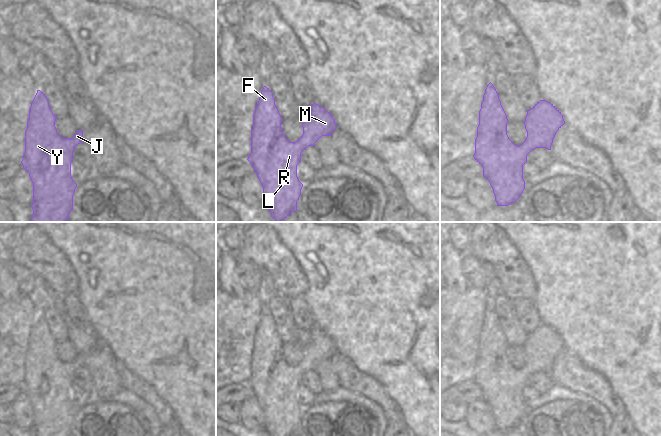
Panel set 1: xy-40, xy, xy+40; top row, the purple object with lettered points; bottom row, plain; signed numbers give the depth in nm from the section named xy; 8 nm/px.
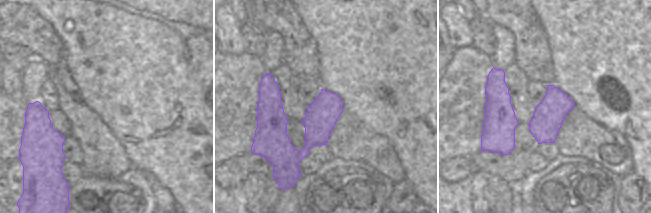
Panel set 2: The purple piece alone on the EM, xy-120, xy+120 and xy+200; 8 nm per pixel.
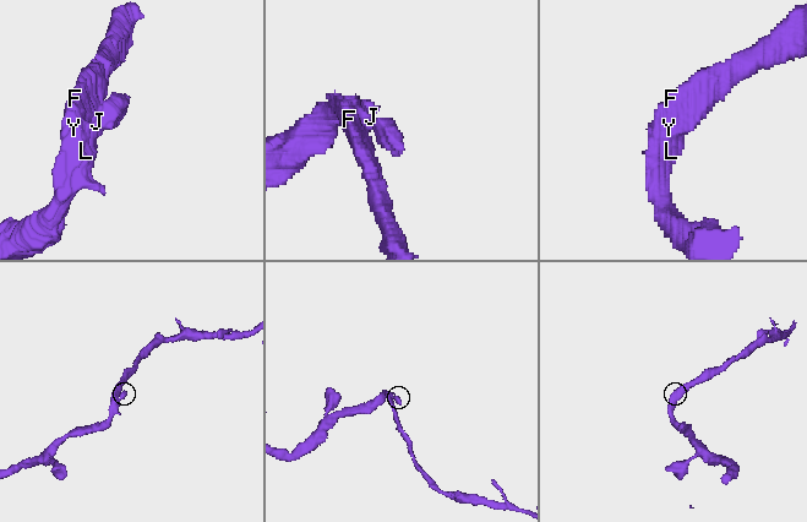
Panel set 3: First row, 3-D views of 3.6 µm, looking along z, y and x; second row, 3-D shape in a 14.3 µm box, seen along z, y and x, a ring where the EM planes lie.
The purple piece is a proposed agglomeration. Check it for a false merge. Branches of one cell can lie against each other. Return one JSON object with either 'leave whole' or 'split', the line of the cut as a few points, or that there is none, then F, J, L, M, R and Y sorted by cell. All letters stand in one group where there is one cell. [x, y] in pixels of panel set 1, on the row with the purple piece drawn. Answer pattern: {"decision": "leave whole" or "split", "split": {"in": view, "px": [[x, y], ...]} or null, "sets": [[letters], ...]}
{"decision": "leave whole", "split": null, "sets": [["F", "J", "L", "M", "R", "Y"]]}

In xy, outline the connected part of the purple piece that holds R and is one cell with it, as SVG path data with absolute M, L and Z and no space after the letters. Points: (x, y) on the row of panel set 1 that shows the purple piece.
M266 86L255 107L251 153L247 160L263 187L263 204L276 222L297 211L303 187L297 177L301 153L308 146L315 146L322 136L331 136L337 128L335 119L325 108L315 102L309 107L311 115L302 123L303 135L296 142L285 137L281 127L283 119L273 93Z

